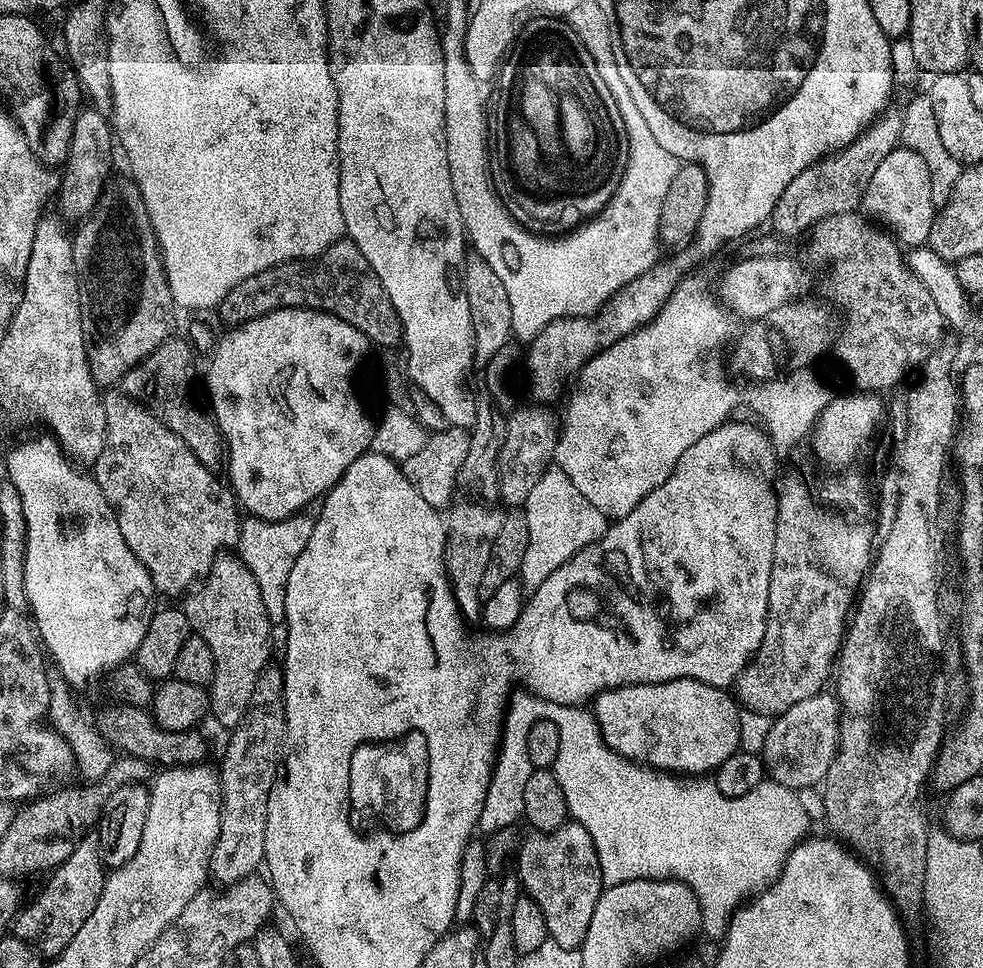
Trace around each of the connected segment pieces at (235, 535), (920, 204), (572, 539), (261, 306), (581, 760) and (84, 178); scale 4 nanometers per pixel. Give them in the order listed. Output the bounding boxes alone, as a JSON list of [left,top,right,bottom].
[[94,390,242,598],[865,146,936,247],[518,464,608,590],[218,238,402,350],[505,690,809,938],[58,106,114,221]]

